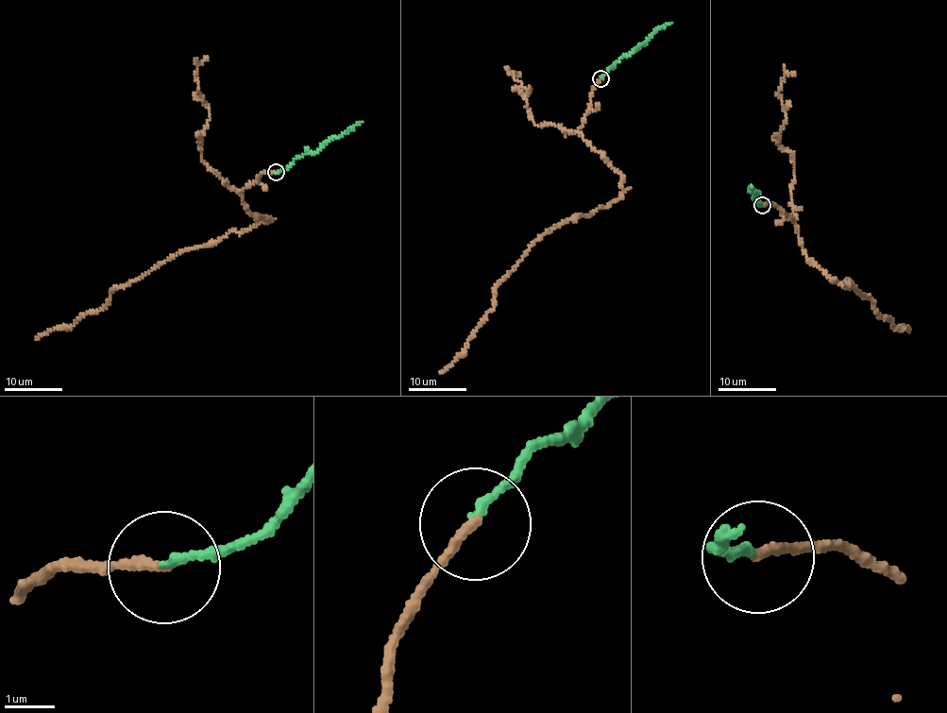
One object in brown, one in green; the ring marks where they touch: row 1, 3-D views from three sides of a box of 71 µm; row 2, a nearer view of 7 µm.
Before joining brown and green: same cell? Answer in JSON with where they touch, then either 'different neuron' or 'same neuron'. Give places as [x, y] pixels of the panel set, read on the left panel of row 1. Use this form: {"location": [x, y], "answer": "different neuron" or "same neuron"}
{"location": [276, 172], "answer": "different neuron"}

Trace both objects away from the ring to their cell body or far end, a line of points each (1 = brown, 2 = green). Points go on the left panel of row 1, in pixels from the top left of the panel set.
1: (276, 172), (263, 172), (240, 192), (241, 203), (268, 220), (180, 250), (113, 289), (102, 308), (35, 338)
2: (276, 172), (287, 169), (305, 153), (318, 150), (331, 139), (363, 121)

